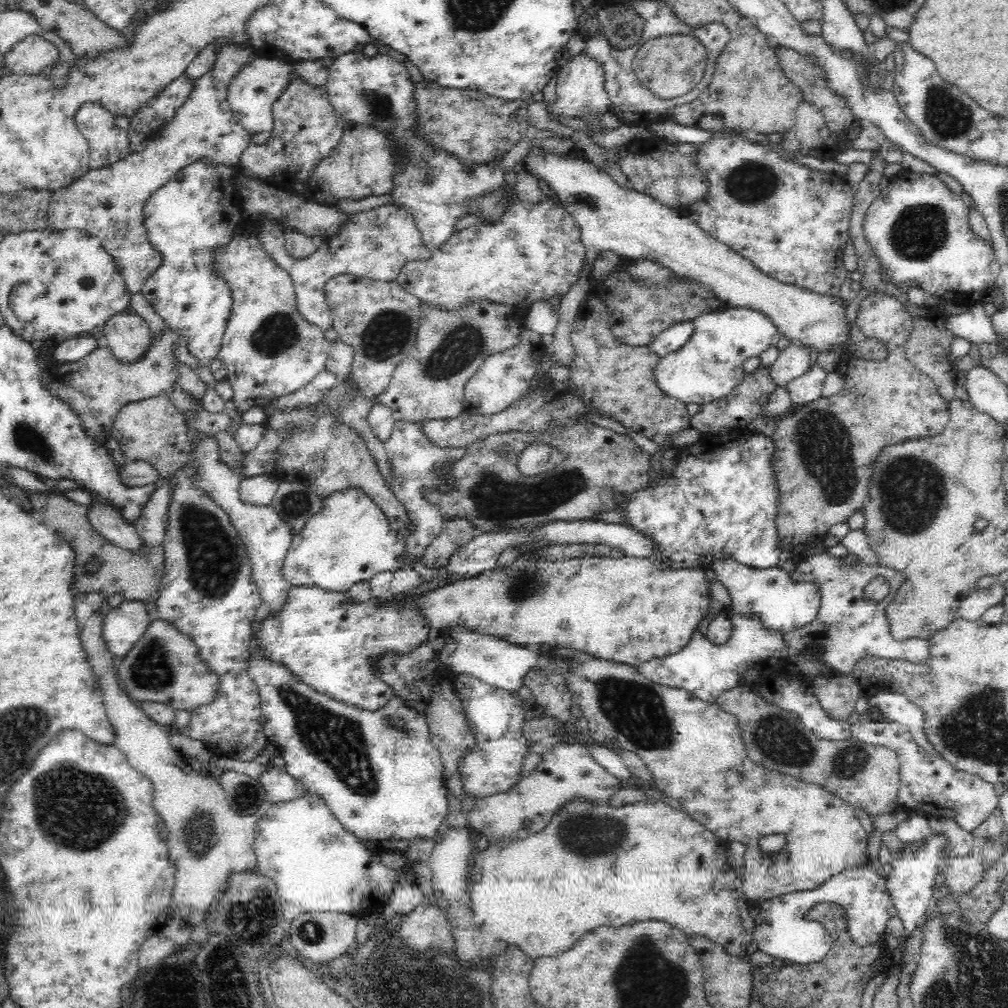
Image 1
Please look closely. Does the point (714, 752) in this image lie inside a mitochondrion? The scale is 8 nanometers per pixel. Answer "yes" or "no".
no

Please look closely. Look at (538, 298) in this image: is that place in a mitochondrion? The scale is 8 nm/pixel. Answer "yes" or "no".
no

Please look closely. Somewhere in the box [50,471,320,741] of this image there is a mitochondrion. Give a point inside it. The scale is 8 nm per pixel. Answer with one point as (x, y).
(213, 559)

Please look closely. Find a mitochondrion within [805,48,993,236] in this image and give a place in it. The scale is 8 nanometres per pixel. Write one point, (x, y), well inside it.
(948, 116)

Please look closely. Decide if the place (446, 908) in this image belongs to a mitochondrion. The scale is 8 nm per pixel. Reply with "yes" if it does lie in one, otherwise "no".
no

